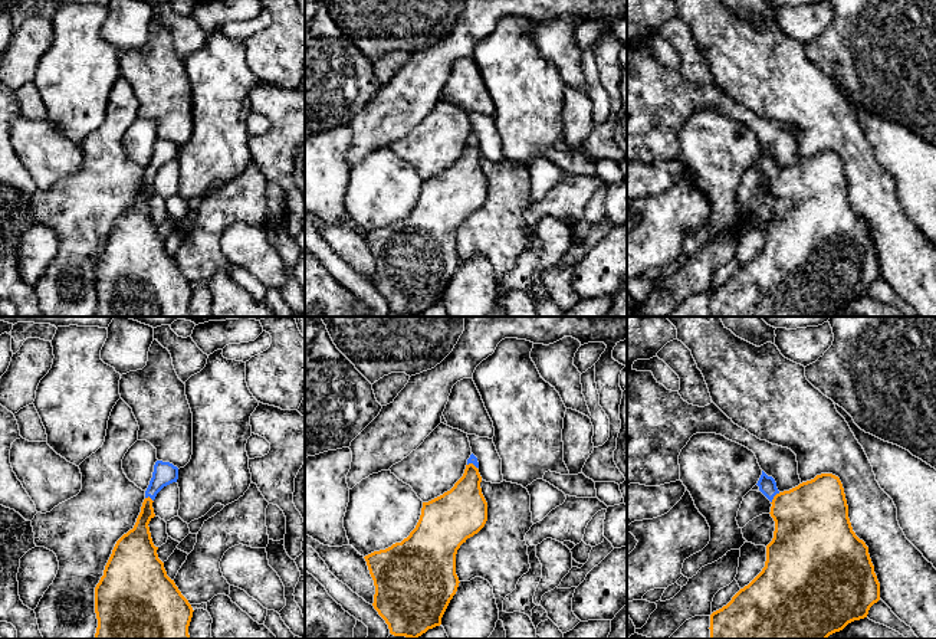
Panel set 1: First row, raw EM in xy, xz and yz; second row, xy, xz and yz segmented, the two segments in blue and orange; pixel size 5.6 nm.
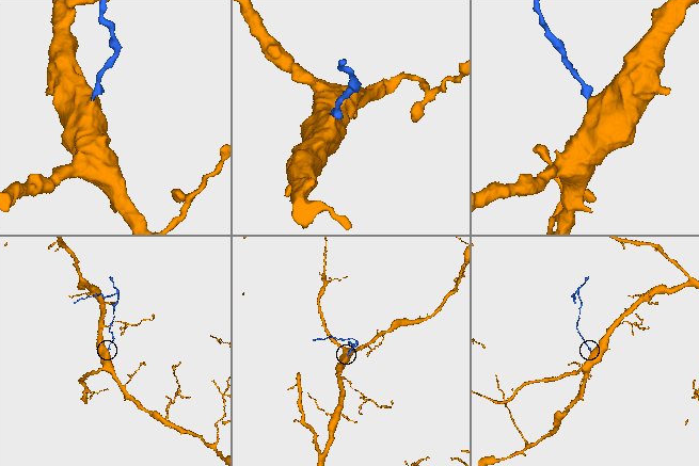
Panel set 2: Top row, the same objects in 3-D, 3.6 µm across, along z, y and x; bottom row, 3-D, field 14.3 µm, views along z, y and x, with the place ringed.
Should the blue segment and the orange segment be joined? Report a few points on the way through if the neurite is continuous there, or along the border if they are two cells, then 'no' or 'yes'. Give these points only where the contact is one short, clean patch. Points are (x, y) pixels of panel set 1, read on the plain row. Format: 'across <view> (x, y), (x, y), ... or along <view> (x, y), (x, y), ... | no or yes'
across yz (767, 161), (774, 173), (790, 187), (811, 197) | yes

